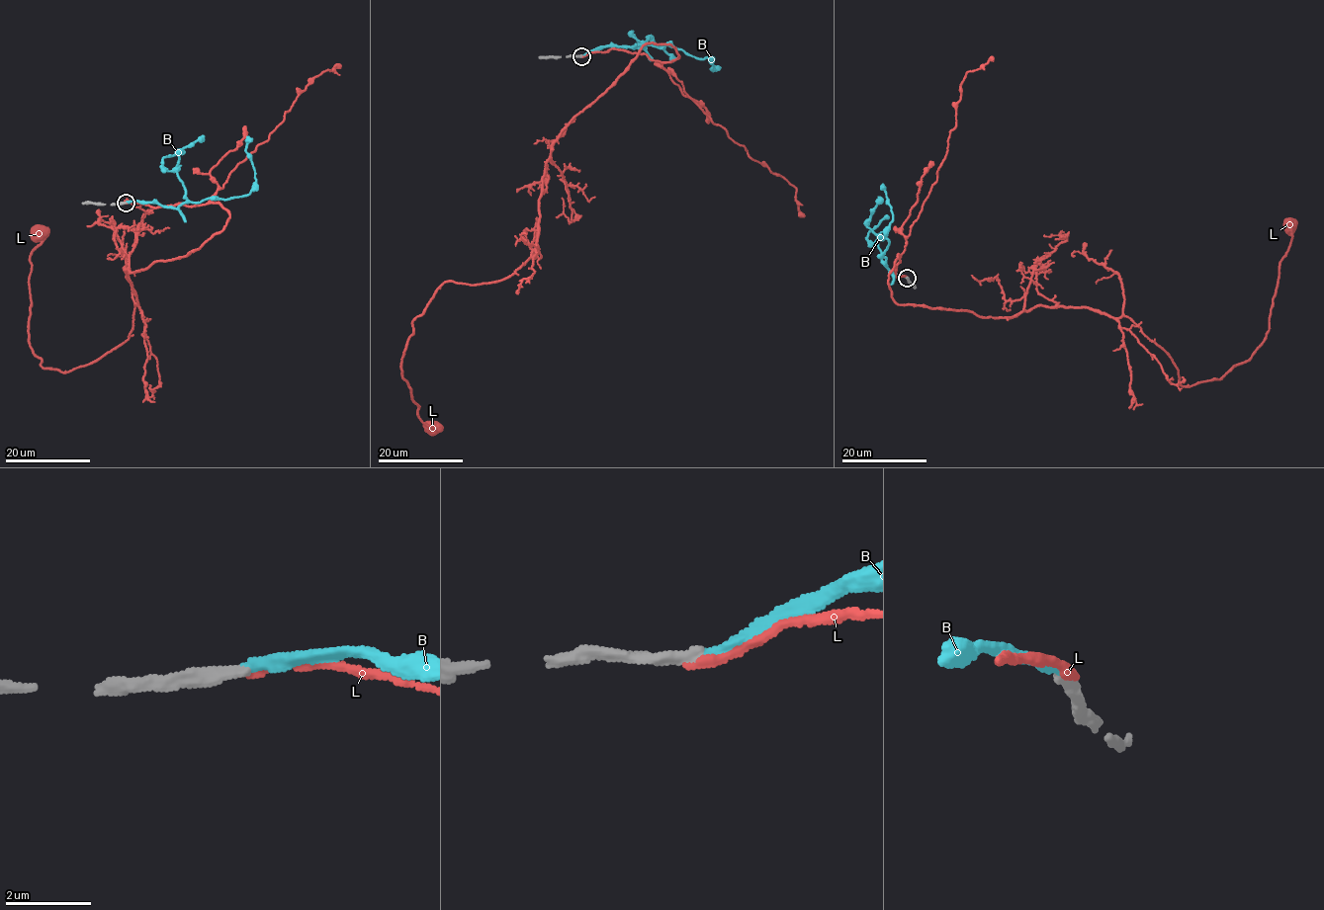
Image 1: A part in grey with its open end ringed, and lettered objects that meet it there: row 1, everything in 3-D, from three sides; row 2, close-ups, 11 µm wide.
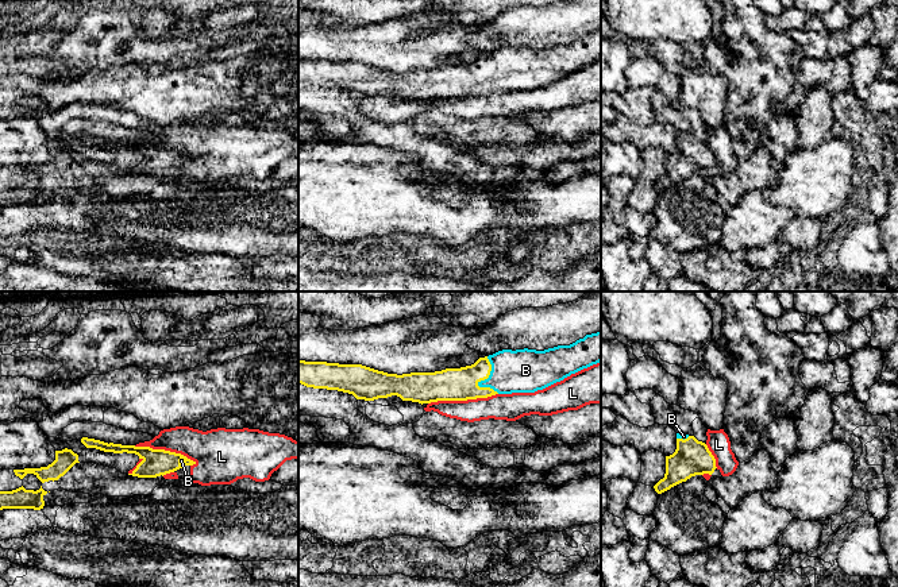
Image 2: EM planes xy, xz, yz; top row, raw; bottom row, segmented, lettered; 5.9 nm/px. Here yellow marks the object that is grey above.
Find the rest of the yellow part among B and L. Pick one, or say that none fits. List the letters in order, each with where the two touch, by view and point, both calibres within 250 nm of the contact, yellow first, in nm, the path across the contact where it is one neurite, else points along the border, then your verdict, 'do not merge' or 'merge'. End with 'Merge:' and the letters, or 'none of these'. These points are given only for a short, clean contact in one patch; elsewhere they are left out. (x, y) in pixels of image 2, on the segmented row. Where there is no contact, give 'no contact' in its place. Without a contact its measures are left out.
B: meets yellow in xz at (482, 379); 190 nm thick on the yellow side, 260 nm on the other; merge
L: meets yellow in xz at (462, 400); 190 nm thick on the yellow side, 160 nm on the other; do not merge
Merge: B

